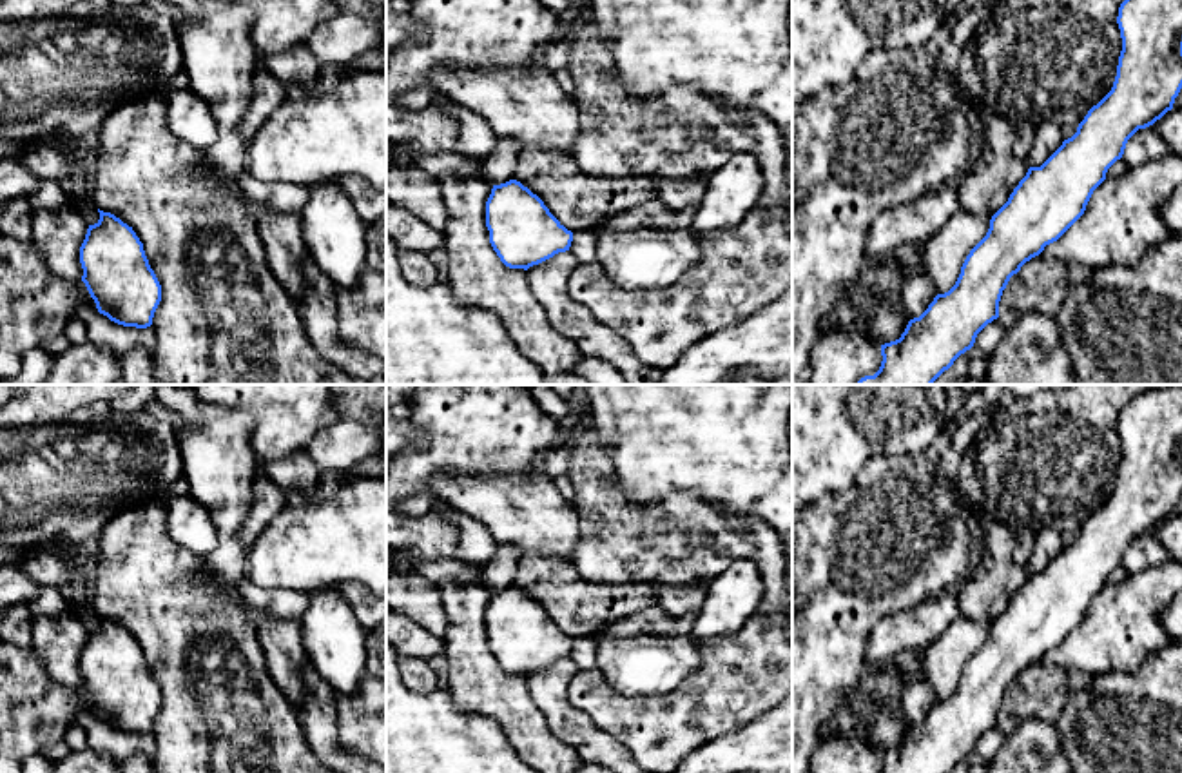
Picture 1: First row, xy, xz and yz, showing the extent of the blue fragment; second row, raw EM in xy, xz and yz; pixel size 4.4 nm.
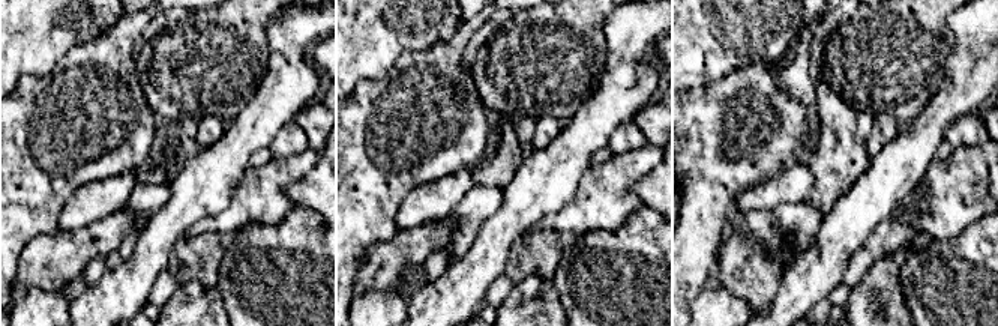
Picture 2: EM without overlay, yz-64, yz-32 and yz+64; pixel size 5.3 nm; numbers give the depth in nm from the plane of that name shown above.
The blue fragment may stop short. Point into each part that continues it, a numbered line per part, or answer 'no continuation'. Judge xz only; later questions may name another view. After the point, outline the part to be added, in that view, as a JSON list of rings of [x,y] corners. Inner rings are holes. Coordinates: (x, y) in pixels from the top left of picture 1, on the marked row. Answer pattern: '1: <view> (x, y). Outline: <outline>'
no continuation

